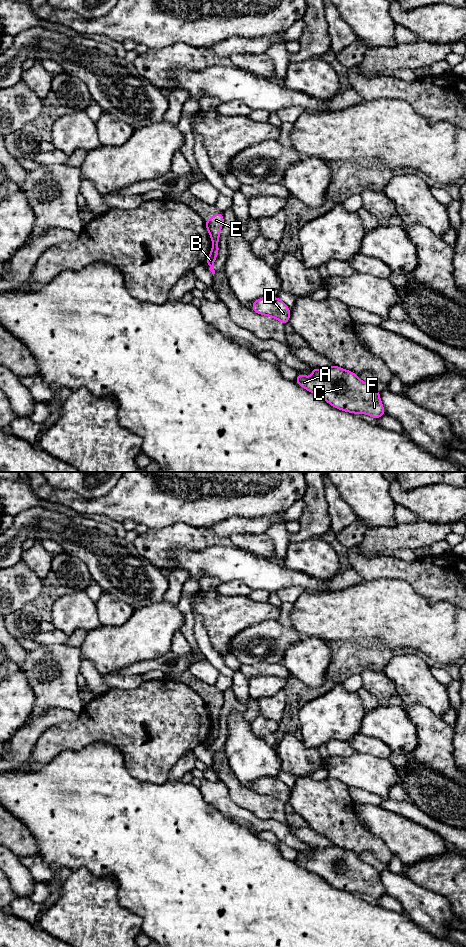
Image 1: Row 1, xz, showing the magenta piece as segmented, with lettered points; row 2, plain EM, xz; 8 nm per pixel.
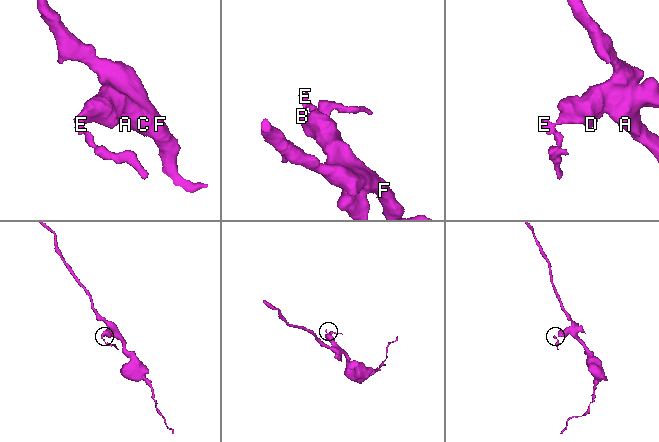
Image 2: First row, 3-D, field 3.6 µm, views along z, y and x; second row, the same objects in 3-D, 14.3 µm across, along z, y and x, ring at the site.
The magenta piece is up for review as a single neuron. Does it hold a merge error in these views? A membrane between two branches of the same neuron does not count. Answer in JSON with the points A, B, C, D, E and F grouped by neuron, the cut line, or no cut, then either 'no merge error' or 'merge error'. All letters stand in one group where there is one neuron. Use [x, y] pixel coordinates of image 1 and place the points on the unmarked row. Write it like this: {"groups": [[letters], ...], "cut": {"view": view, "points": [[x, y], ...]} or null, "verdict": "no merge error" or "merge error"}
{"groups": [["A", "B", "C", "D", "F"], ["E"]], "cut": {"view": "xz", "points": [[217, 722], [213, 724]]}, "verdict": "merge error"}

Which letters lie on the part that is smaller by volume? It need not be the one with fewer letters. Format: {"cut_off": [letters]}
{"cut_off": ["E"]}

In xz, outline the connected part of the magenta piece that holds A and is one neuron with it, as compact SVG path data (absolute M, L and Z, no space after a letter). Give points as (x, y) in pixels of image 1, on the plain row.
M336 845L322 849L311 848L311 851L311 857L298 853L295 862L310 873L323 878L334 888L353 894L367 894L376 900L386 894L381 882L380 872L372 865L363 862L354 852Z

